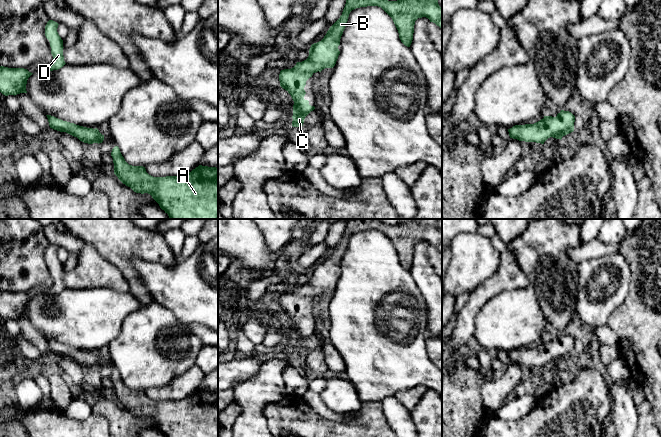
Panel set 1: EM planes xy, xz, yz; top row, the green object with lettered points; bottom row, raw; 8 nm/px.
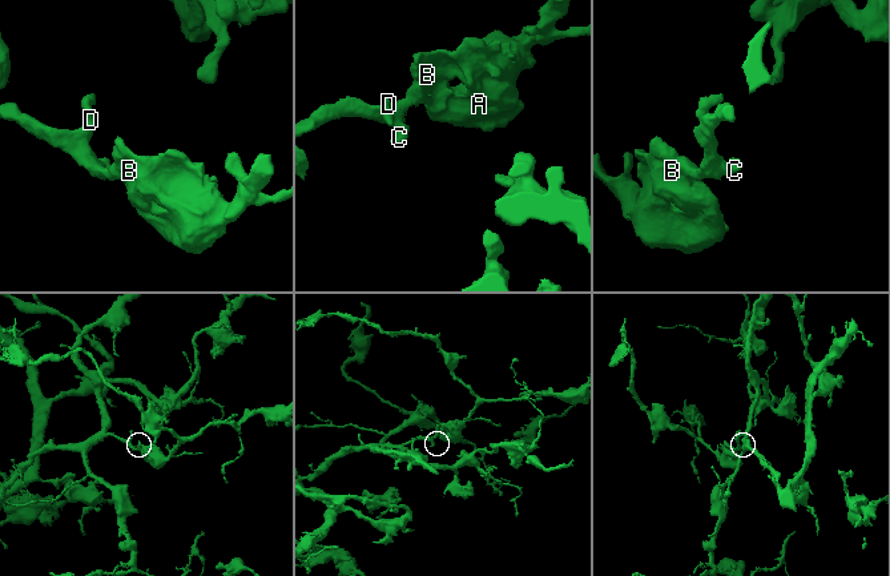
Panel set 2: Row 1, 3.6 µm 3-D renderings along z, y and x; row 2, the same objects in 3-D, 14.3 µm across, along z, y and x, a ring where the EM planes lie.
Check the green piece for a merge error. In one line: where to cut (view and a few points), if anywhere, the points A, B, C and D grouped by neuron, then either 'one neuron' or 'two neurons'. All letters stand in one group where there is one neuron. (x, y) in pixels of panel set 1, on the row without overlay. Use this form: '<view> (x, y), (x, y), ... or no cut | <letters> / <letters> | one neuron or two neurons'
no cut | A B C D | one neuron

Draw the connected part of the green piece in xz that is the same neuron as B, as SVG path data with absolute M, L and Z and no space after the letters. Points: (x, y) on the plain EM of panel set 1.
M353 219L346 223L340 242L329 252L324 262L311 269L309 280L297 286L291 293L280 295L280 310L294 325L293 351L302 351L305 341L315 333L304 323L306 305L316 296L333 292L340 275L340 263L346 251L349 238L360 231L381 231L393 244L401 266L410 271L413 264L414 249L418 242L426 241L442 252L442 232L438 228L439 219L418 219L411 223L388 225L378 219Z

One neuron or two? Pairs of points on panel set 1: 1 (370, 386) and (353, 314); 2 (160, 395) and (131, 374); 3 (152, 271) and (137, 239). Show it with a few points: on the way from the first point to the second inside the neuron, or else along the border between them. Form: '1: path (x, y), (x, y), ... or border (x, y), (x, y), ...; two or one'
1: path (370, 368), (370, 332); one
2: border (171, 380), (167, 384), (152, 386), (145, 391); two
3: border (130, 258), (137, 257), (170, 266); two

